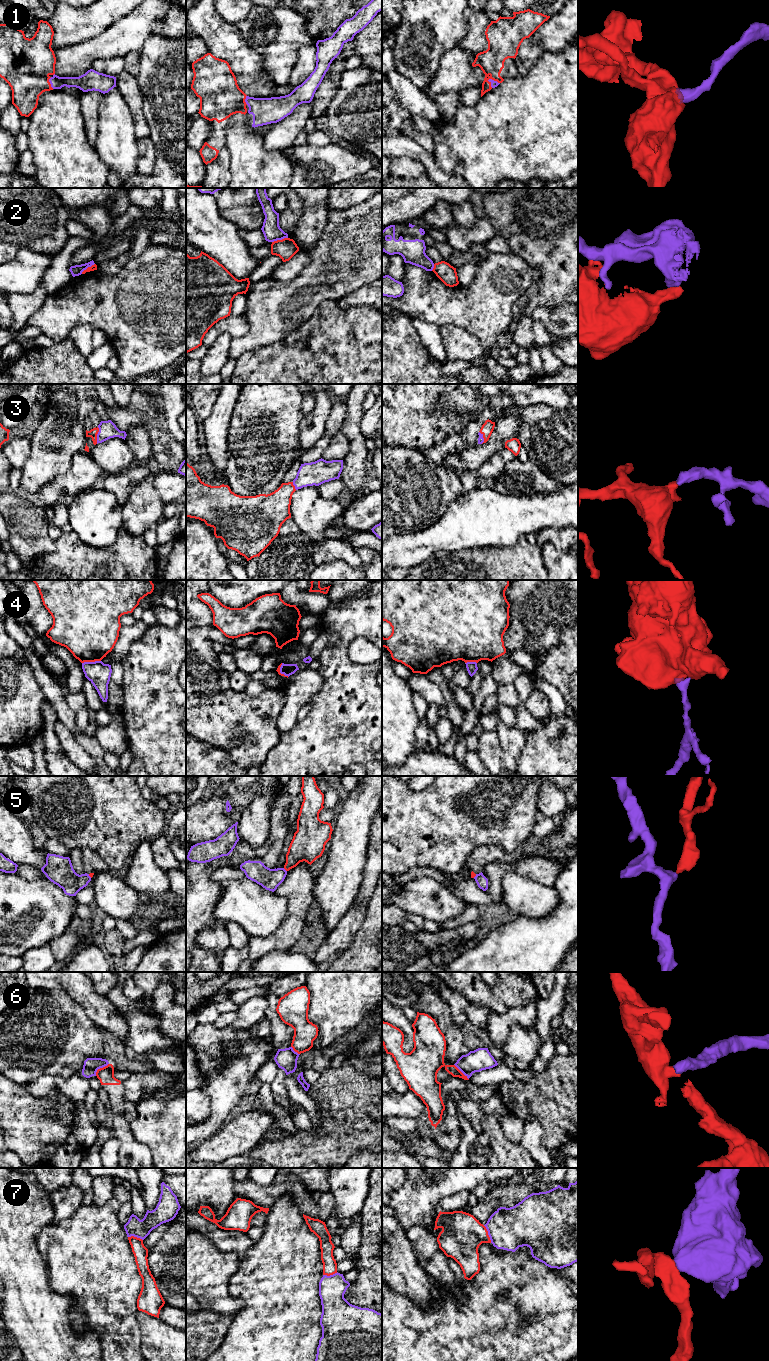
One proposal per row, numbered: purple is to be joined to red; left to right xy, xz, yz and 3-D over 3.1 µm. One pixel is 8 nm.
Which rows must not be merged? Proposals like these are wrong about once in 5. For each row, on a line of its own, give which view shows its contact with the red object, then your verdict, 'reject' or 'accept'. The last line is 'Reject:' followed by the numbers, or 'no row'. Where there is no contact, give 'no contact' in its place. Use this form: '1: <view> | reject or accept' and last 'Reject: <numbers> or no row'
1: xy | accept
2: xz | reject
3: xy | accept
4: xy | reject
5: xz | reject
6: xy | reject
7: yz | reject
Reject: 2, 4, 5, 6, 7

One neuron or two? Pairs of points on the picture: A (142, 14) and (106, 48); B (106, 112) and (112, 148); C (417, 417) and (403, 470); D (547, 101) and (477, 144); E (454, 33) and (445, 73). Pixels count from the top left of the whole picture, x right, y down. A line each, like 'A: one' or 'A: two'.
A: one
B: one
C: two
D: one
E: two

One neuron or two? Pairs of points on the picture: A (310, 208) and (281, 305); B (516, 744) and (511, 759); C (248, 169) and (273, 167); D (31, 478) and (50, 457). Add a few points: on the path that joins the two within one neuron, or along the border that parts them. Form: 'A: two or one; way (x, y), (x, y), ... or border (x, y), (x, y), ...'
A: two; border (299, 247), (303, 248)
B: one; way (512, 748), (511, 755)
C: one; way (254, 170), (256, 172), (267, 172)
D: one; way (36, 473), (46, 462)

